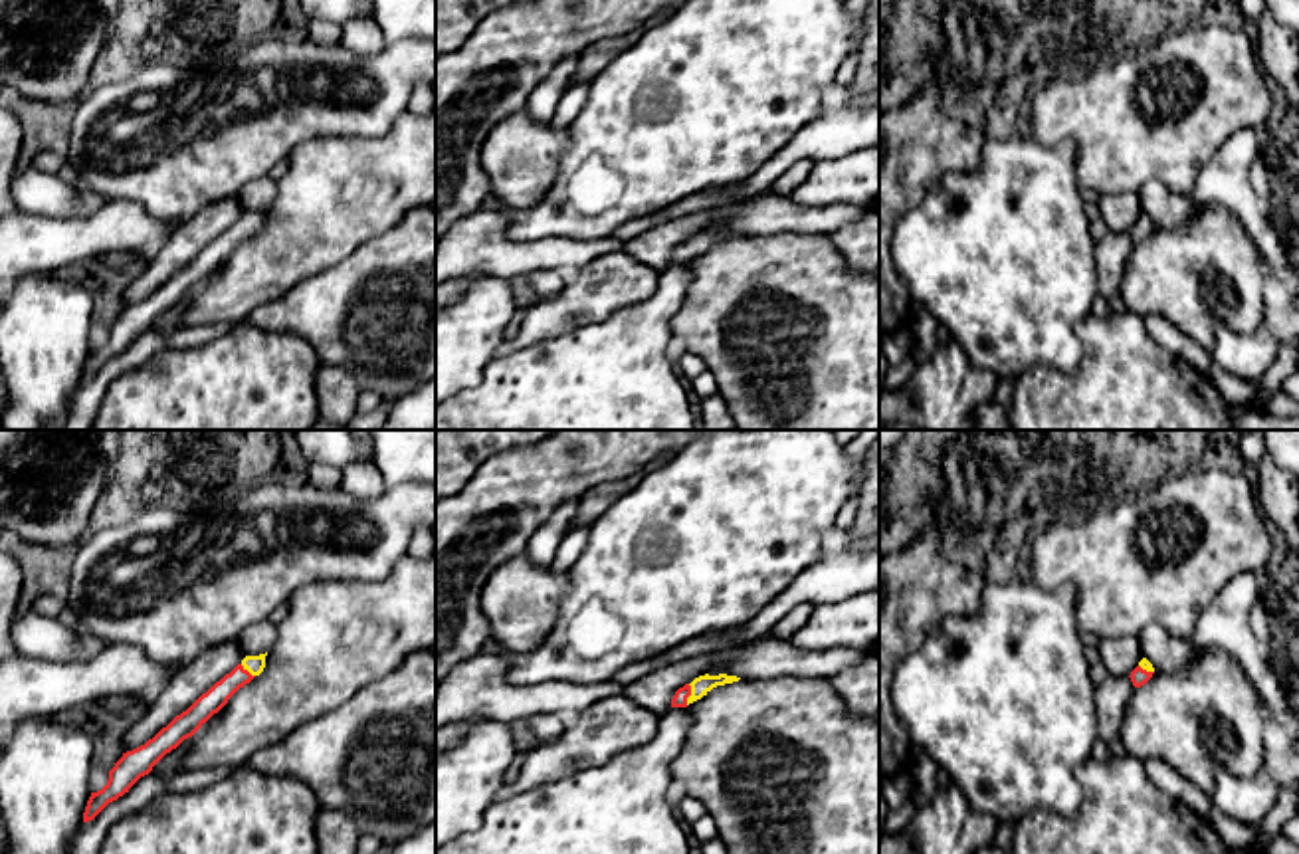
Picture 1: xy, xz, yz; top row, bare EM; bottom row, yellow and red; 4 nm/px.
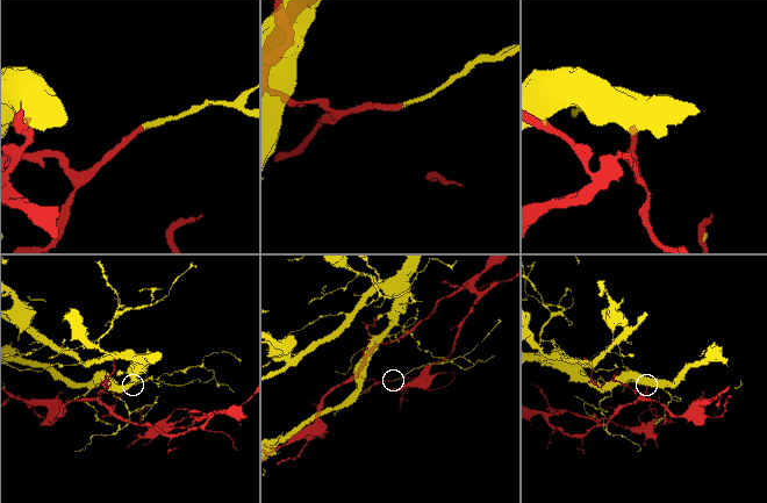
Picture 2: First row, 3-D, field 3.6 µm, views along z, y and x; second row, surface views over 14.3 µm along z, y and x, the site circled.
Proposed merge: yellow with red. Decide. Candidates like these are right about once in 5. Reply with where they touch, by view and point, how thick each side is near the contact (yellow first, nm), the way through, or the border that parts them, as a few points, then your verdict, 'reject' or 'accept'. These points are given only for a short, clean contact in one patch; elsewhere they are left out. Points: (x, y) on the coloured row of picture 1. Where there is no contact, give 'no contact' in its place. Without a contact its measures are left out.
meets yellow in xz at (692, 694); 80 nm thick on the yellow side, 60 nm on the other; reject

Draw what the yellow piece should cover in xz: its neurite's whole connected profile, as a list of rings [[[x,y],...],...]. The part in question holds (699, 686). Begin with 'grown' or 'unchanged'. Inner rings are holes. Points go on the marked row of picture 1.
unchanged | [[[719,674],[719,676],[699,676],[695,678],[689,686],[691,686],[691,695],[687,697],[687,705],[701,699],[703,695],[707,695],[713,688],[717,686],[725,686],[725,684],[733,684],[739,682],[741,678],[737,676],[727,676],[727,674]]]

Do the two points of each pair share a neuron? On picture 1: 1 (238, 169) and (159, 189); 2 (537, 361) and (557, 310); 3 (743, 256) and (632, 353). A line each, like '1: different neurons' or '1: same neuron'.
1: same neuron
2: different neurons
3: different neurons

